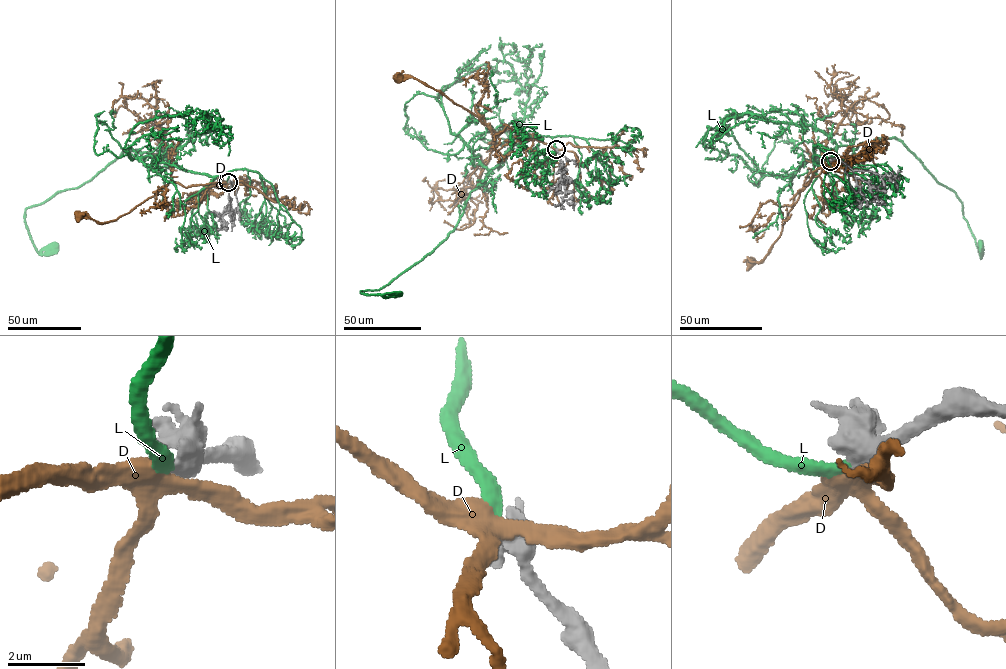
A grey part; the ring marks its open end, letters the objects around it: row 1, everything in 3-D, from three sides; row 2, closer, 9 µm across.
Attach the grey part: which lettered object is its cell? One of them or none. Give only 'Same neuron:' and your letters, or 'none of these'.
Same neuron: L

